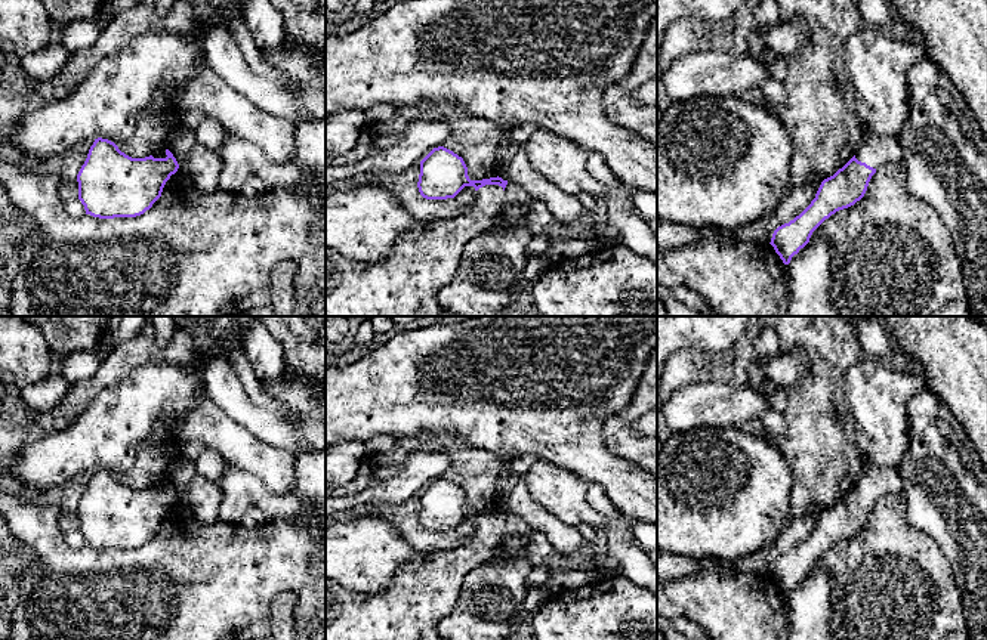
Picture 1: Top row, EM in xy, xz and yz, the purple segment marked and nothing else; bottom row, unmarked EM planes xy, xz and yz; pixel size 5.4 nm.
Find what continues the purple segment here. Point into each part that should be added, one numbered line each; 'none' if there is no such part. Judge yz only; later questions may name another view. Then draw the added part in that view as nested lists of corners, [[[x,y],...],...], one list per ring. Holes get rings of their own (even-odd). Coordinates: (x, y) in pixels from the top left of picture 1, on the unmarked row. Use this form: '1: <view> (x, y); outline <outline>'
1: yz (875, 482); outline [[[864,466],[855,489],[873,500],[879,500],[885,494],[901,494],[901,476],[897,467]]]

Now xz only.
1: xz (425, 590); outline [[[499,516],[479,519],[469,544],[423,553],[402,566],[380,594],[351,591],[326,579],[326,640],[441,640],[438,622],[454,609],[466,573],[491,559],[503,528]]]

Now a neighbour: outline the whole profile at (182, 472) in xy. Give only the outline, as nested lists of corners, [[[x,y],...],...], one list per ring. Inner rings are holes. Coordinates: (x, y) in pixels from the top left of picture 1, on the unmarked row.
[[[182,454],[175,458],[172,467],[167,472],[167,480],[173,485],[178,495],[188,489],[195,476],[195,461],[186,458]]]

